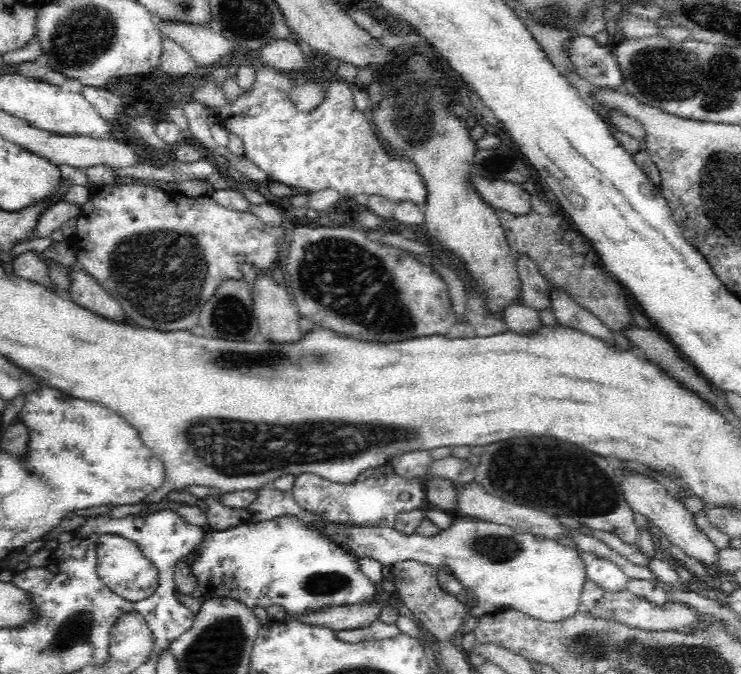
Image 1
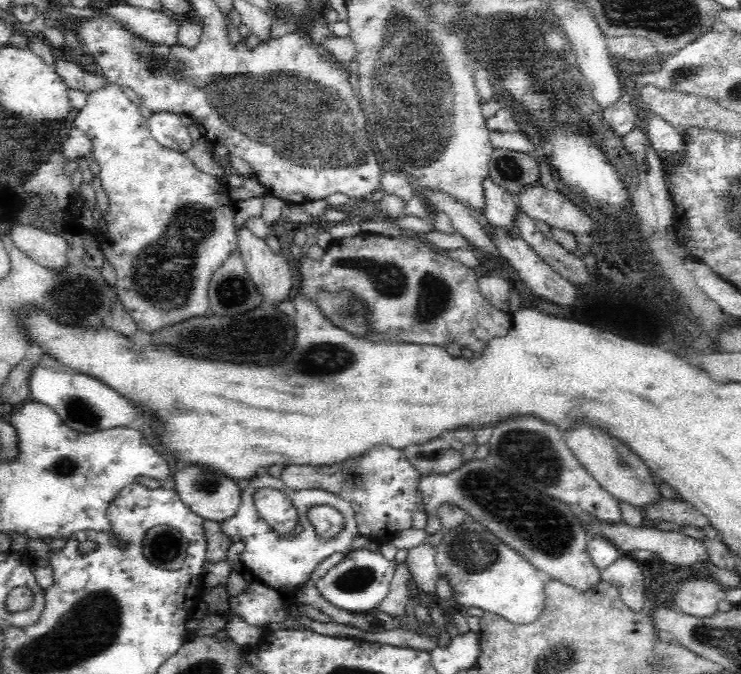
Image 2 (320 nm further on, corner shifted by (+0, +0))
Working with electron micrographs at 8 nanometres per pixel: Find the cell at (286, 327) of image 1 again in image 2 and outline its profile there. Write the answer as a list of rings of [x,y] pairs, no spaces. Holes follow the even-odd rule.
[[[245,224],[236,234],[237,250],[245,262],[250,279],[268,304],[286,300],[292,290],[288,261],[270,249],[268,239],[258,238]]]

